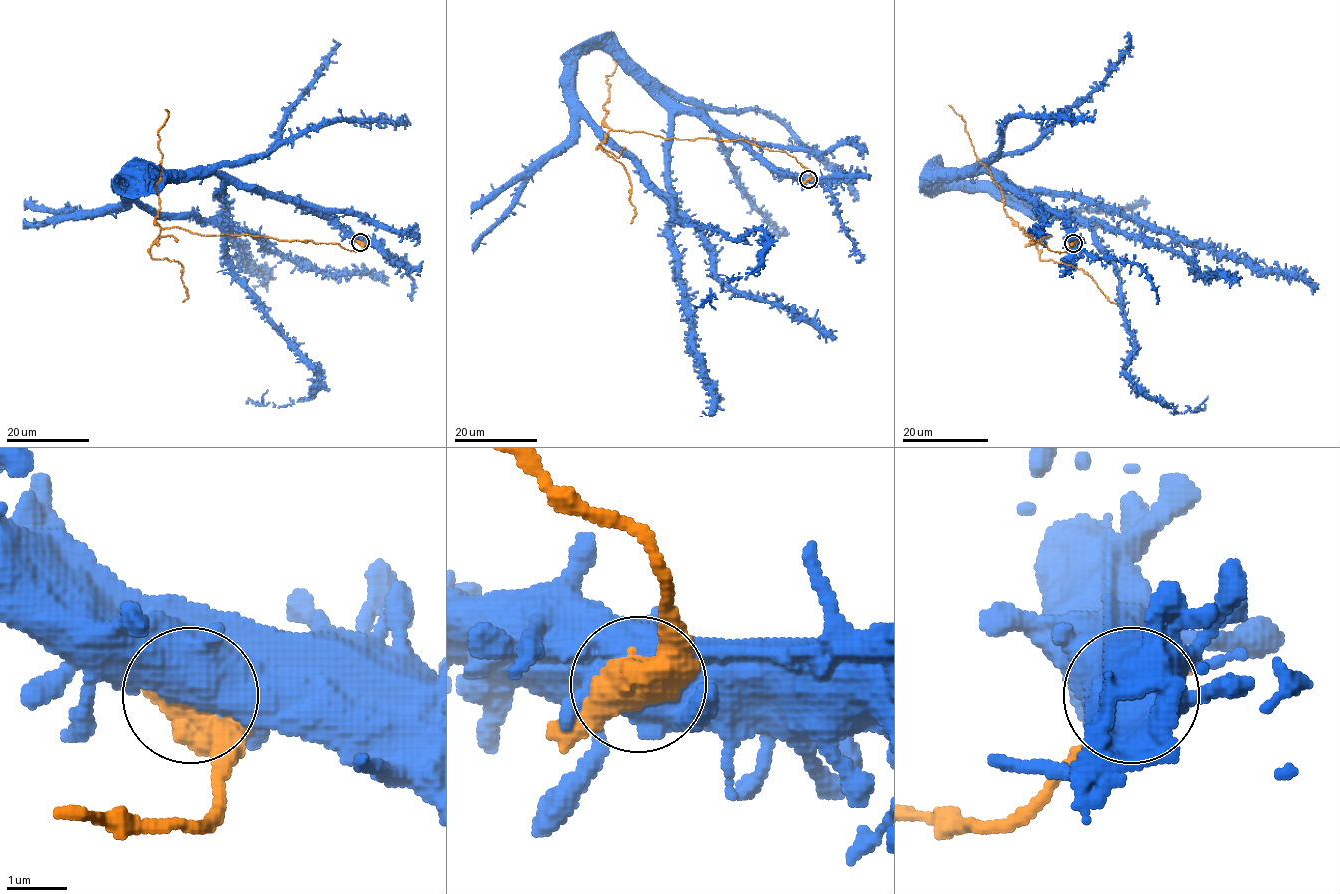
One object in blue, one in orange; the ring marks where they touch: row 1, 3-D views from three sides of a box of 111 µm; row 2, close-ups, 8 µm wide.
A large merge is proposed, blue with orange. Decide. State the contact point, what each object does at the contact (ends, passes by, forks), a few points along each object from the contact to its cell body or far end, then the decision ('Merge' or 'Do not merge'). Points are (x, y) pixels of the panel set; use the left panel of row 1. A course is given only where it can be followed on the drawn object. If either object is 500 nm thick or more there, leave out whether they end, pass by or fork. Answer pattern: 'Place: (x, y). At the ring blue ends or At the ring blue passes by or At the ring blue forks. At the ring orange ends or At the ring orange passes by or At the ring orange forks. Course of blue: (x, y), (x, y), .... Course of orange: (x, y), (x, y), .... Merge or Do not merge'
Place: (360, 242). Course of blue: (361, 242), (213, 175), (127, 186), (160, 213), (219, 228), (236, 276), (316, 372), (300, 401), (246, 404). Course of orange: (361, 242), (361, 251), (337, 243), (163, 228), (155, 186), (165, 109). Do not merge

